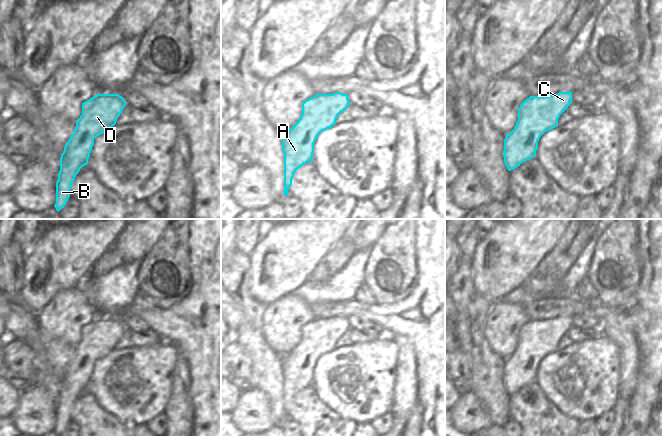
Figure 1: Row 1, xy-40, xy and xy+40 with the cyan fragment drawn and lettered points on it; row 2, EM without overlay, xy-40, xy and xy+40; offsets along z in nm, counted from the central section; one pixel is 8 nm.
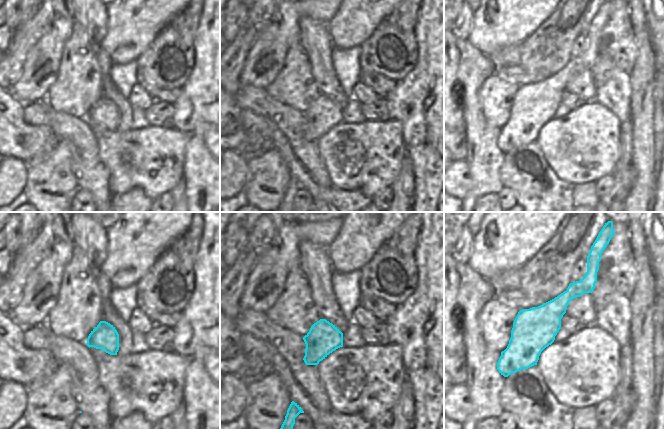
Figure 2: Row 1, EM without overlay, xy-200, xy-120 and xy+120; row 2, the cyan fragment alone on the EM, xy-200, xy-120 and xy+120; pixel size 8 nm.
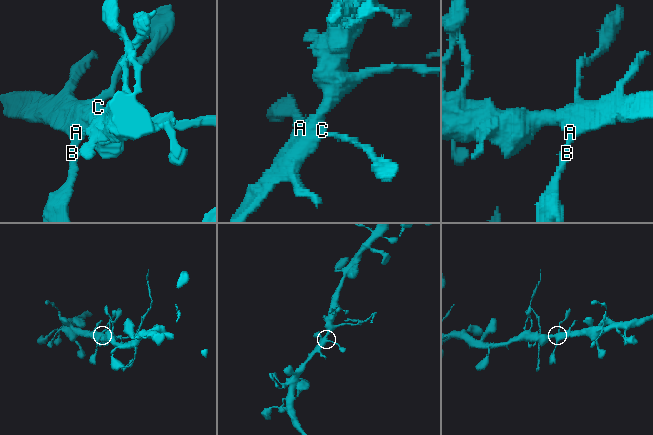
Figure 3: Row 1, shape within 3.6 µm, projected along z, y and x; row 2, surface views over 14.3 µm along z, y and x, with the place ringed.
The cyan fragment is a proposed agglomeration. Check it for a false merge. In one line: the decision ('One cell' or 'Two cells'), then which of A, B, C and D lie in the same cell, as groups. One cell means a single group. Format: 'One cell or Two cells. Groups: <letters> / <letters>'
One cell. Groups: A B C D

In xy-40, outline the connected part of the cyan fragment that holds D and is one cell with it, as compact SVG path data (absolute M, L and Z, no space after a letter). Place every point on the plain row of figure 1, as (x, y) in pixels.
M97 318L82 327L82 339L60 381L56 406L56 427L59 436L70 421L72 407L80 393L88 388L94 363L112 352L126 329L119 318Z

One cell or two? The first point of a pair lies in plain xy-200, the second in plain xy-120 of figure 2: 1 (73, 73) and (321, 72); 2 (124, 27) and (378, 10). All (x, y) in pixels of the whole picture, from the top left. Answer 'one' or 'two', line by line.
1: two
2: one

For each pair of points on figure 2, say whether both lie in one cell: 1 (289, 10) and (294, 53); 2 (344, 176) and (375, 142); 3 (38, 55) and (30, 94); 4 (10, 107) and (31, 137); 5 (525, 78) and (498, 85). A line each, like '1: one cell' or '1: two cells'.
1: two cells
2: one cell
3: one cell
4: one cell
5: two cells

